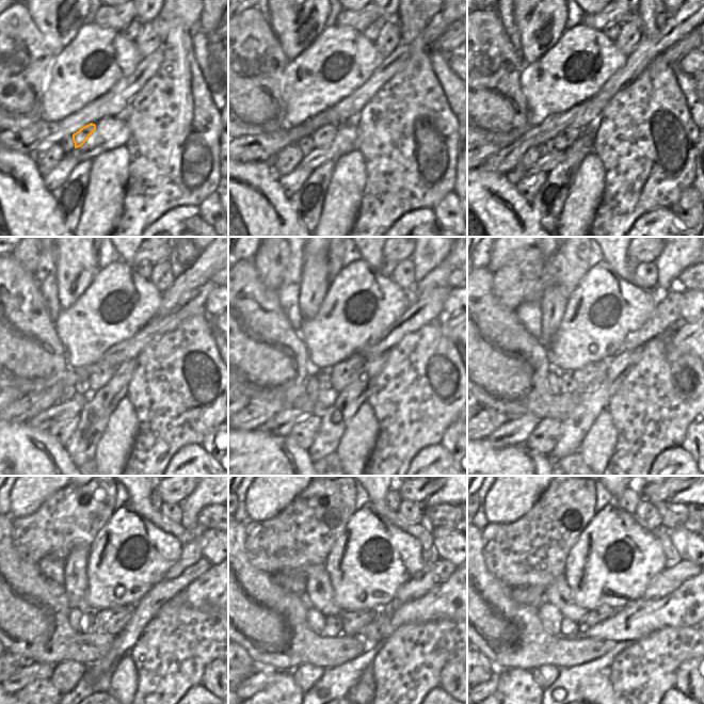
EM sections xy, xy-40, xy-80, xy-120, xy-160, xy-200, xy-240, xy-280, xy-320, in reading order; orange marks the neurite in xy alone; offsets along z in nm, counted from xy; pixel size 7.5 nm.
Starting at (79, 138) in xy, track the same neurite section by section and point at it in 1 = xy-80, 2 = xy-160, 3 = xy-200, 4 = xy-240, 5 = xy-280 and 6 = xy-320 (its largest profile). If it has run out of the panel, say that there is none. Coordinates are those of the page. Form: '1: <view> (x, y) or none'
1: xy-80 (564, 139)
2: xy-160 (339, 378)
3: xy-200 (587, 381)
4: xy-240 (112, 620)
5: xy-280 (351, 621)
6: xy-320 (593, 618)

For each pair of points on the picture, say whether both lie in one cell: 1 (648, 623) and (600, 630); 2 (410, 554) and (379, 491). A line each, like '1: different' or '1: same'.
1: same
2: different

